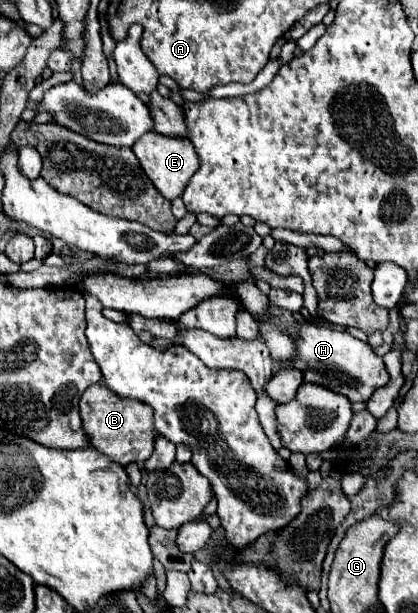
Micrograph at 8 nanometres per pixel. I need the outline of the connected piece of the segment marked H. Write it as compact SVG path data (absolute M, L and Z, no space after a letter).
M298 323L296 333L296 359L288 367L302 371L306 383L318 383L330 387L336 393L346 395L352 403L368 401L372 393L388 383L388 371L368 343L358 341L346 331L318 327L314 323Z

